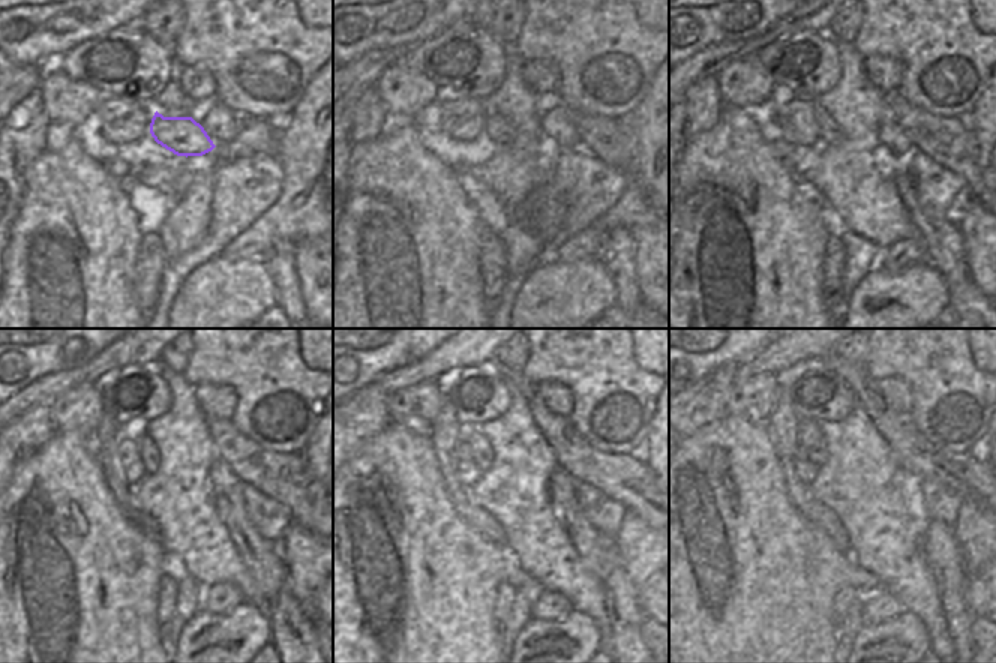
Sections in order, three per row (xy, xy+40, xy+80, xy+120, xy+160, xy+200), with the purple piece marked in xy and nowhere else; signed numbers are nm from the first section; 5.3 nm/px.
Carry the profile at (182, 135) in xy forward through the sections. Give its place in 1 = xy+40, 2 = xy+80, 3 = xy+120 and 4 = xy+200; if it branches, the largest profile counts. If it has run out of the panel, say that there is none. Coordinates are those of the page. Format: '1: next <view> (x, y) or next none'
1: next xy+40 (497, 128)
2: next xy+80 (828, 131)
3: next xy+120 (149, 453)
4: next xy+200 (810, 438)

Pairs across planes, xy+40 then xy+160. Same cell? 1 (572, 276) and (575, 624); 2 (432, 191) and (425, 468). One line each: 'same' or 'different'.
1: same
2: same

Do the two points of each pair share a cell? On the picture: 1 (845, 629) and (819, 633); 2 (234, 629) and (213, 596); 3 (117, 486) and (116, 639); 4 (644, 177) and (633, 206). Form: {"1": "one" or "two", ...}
{"1": "two", "2": "two", "3": "two", "4": "one"}

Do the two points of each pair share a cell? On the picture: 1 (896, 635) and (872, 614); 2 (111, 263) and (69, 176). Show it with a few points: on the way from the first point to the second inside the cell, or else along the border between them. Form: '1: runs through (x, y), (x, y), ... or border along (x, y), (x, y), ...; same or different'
1: border along (902, 611), (888, 620), (864, 624); different
2: runs through (90, 242), (75, 222), (69, 197); same

